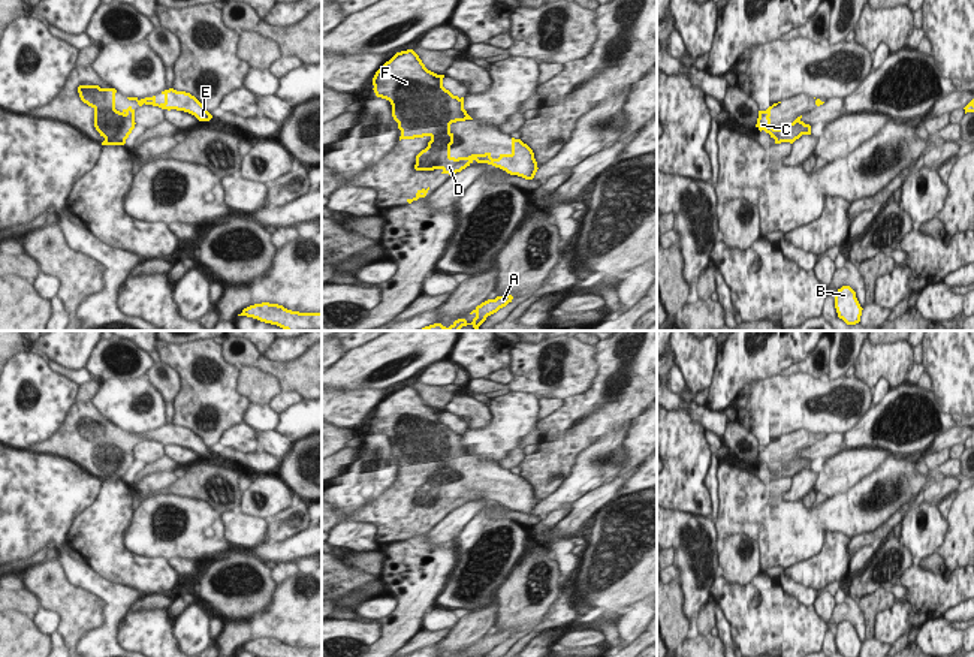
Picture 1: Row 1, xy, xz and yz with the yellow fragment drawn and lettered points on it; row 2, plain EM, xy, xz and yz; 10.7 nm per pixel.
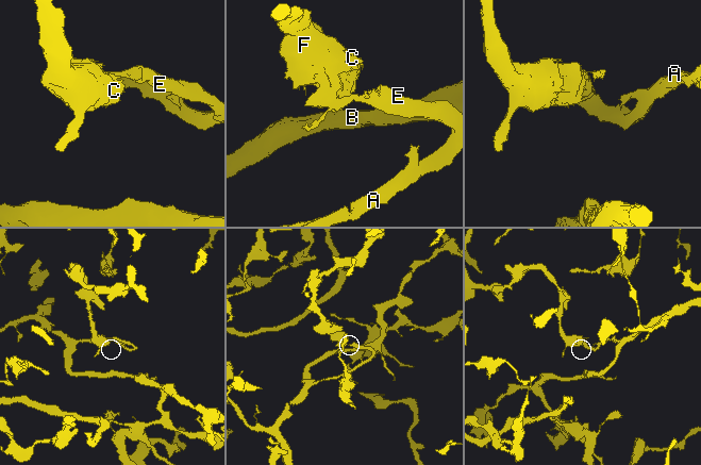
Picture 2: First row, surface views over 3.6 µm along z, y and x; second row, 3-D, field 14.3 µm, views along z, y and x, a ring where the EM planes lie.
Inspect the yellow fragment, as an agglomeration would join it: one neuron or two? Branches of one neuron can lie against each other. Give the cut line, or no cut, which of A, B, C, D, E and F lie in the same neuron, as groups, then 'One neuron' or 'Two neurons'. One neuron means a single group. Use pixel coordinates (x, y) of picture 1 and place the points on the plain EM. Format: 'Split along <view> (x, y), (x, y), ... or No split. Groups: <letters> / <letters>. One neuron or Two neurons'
No split. Groups: A B C D E F. One neuron

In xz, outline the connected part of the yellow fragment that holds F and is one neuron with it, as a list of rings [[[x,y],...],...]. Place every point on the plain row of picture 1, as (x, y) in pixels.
[[[413,385],[396,388],[386,397],[374,410],[373,421],[377,433],[386,434],[392,440],[392,452],[401,465],[401,474],[414,474],[429,471],[428,482],[416,491],[416,506],[441,504],[441,509],[453,512],[470,501],[474,495],[477,498],[488,498],[506,506],[510,510],[518,510],[525,515],[533,515],[537,507],[537,497],[533,485],[521,474],[512,473],[512,488],[500,489],[492,494],[491,488],[471,489],[468,492],[452,492],[450,480],[453,479],[453,468],[450,459],[456,456],[473,455],[464,444],[464,433],[453,431],[443,422],[444,410],[437,410],[425,403],[419,391]]]

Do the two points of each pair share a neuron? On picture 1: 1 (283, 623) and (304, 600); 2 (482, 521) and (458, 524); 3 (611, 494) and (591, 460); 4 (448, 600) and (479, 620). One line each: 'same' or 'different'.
1: same
2: different
3: different
4: different

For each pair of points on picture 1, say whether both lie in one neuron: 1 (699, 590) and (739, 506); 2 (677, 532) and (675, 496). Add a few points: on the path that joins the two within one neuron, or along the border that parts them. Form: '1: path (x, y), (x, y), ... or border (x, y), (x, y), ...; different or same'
1: border (714, 524), (717, 538); different
2: border (672, 509), (706, 518); different

